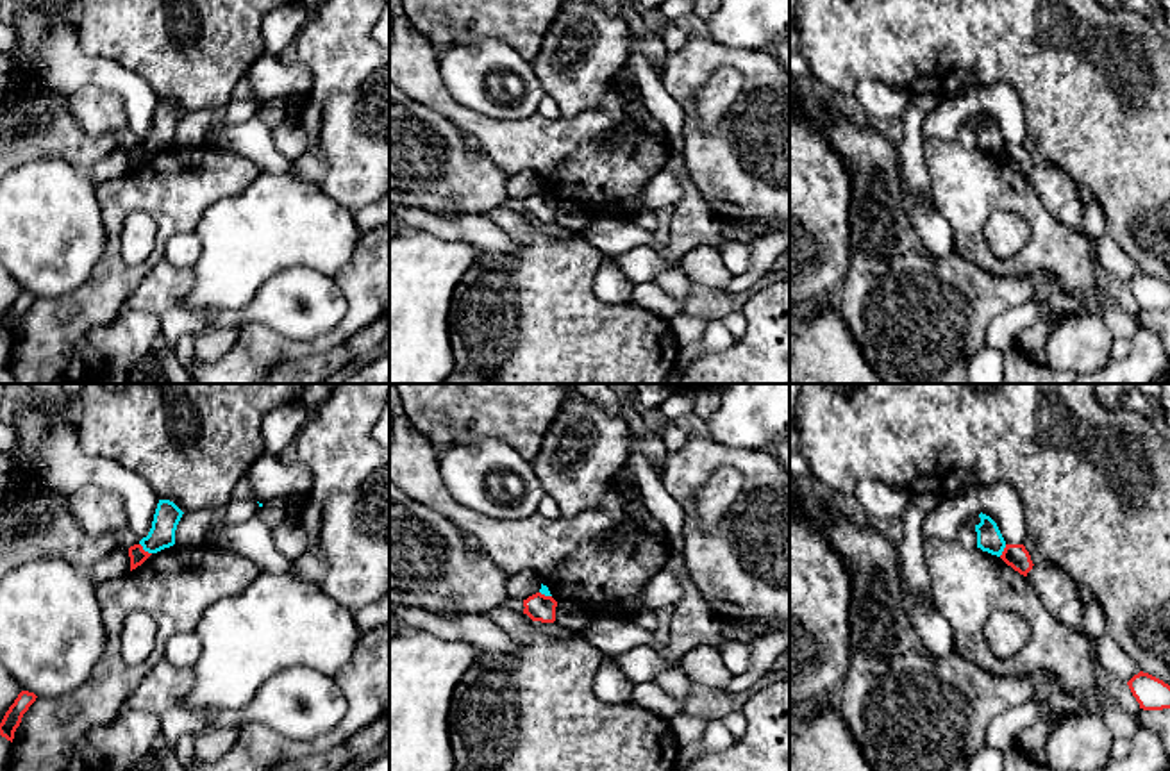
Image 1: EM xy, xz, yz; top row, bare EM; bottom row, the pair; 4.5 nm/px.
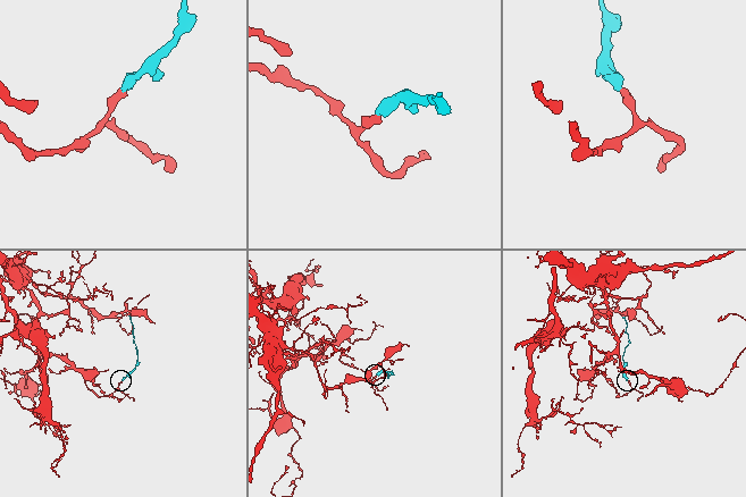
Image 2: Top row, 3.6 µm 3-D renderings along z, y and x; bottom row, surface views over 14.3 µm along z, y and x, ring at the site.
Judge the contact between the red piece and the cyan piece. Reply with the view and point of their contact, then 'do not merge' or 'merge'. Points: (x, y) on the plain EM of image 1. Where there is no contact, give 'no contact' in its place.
meets red in xy at (143, 150); do not merge

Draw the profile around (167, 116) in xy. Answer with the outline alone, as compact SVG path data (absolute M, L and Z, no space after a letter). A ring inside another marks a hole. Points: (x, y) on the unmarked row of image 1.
M159 100L152 128L146 137L139 141L145 152L157 153L175 145L175 130L182 118L182 111L170 100Z

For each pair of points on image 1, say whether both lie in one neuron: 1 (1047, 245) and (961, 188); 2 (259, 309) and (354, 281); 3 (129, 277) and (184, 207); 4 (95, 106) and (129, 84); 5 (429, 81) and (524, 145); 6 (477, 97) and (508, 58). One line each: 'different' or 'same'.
1: same
2: different
3: same
4: different
5: same
6: same

